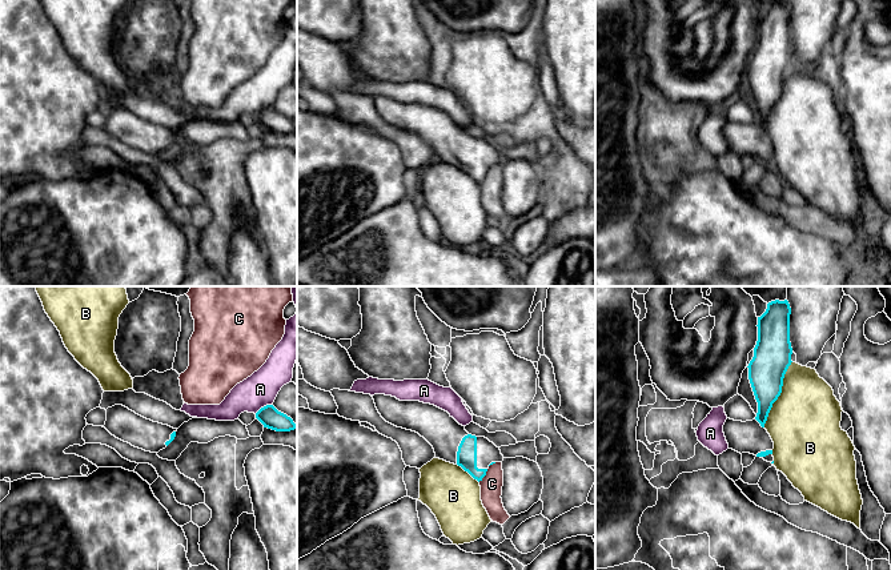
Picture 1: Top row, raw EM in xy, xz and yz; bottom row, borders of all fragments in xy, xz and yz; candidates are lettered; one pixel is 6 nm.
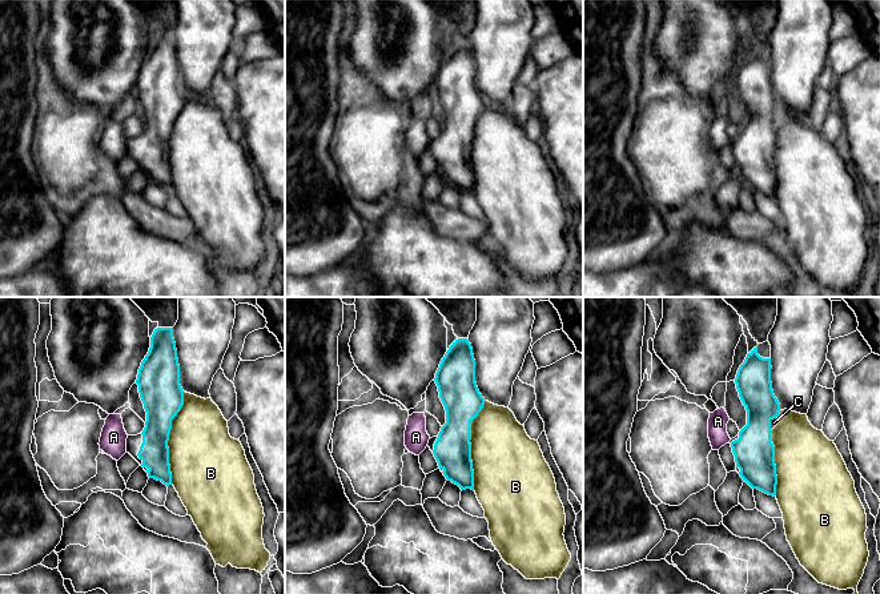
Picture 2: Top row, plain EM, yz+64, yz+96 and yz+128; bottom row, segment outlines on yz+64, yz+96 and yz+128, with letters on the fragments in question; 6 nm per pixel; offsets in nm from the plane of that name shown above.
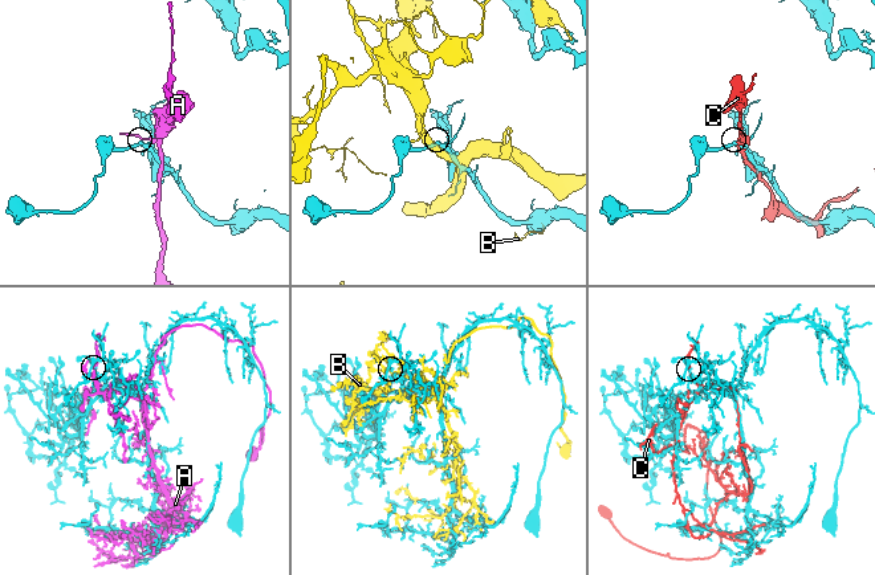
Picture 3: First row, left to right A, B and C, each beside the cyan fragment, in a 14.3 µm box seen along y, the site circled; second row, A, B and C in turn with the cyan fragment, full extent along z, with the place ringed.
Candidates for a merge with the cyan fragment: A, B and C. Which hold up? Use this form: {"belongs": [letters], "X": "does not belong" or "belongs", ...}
{"belongs": [], "A": "does not belong", "B": "does not belong", "C": "does not belong"}

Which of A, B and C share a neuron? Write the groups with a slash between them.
A / B / C

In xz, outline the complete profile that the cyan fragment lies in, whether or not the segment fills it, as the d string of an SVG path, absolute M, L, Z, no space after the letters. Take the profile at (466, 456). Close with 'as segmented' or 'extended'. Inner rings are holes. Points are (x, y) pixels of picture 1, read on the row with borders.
M385 394L372 396L381 417L397 426L412 430L424 437L434 449L436 458L461 466L478 482L486 475L490 465L502 462L499 447L485 437L475 437L465 430L447 412L420 401L400 401Z; extended

